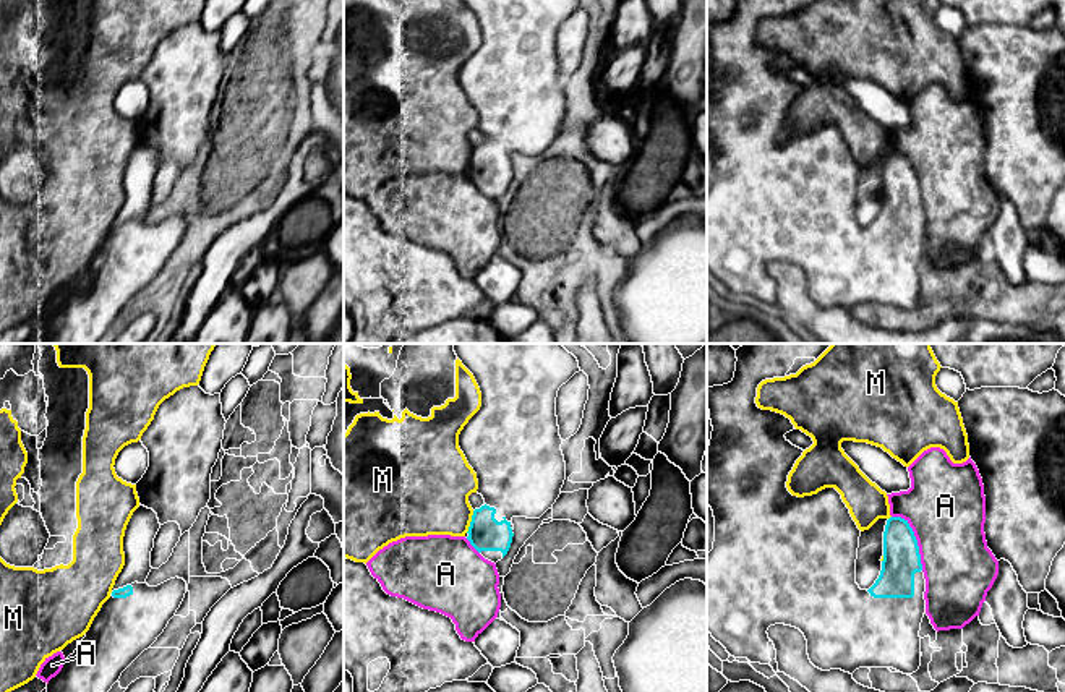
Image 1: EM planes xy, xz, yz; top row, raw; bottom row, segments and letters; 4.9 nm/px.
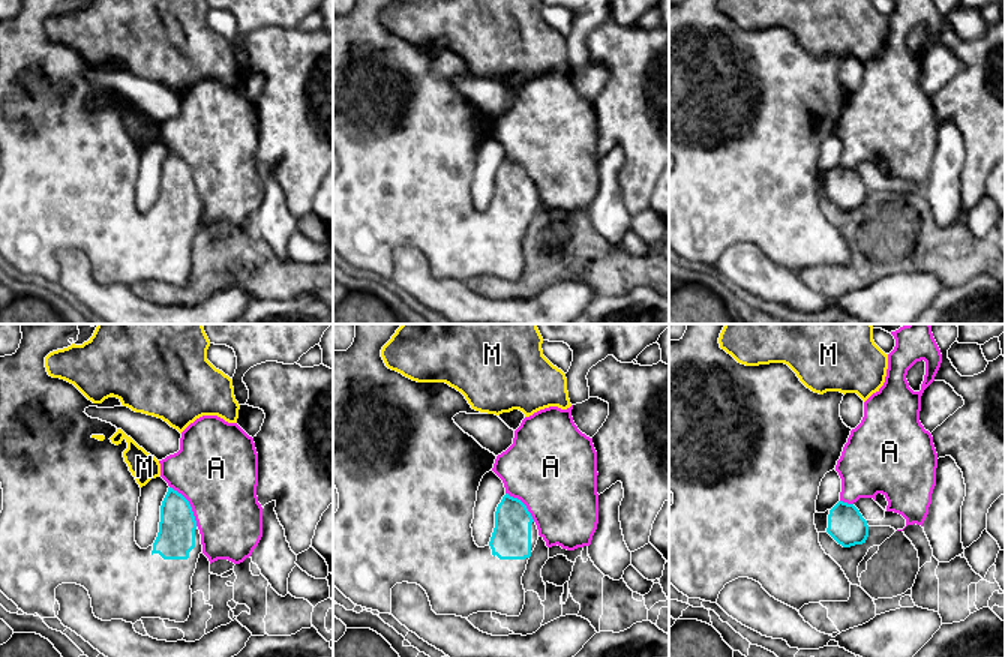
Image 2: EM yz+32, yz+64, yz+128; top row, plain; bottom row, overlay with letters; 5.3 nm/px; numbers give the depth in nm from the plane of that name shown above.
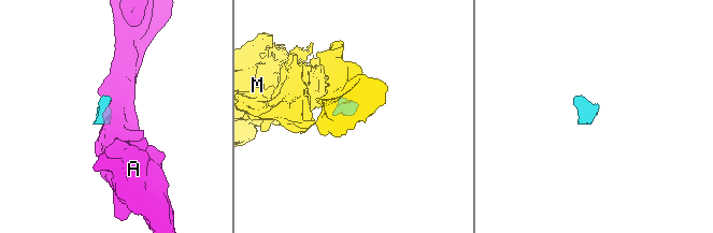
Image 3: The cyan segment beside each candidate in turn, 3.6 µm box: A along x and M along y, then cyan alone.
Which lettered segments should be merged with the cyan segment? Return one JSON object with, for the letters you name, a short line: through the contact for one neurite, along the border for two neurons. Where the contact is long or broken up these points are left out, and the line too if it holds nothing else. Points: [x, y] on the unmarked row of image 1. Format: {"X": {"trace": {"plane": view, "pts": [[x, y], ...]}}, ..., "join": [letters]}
{"join": []}

